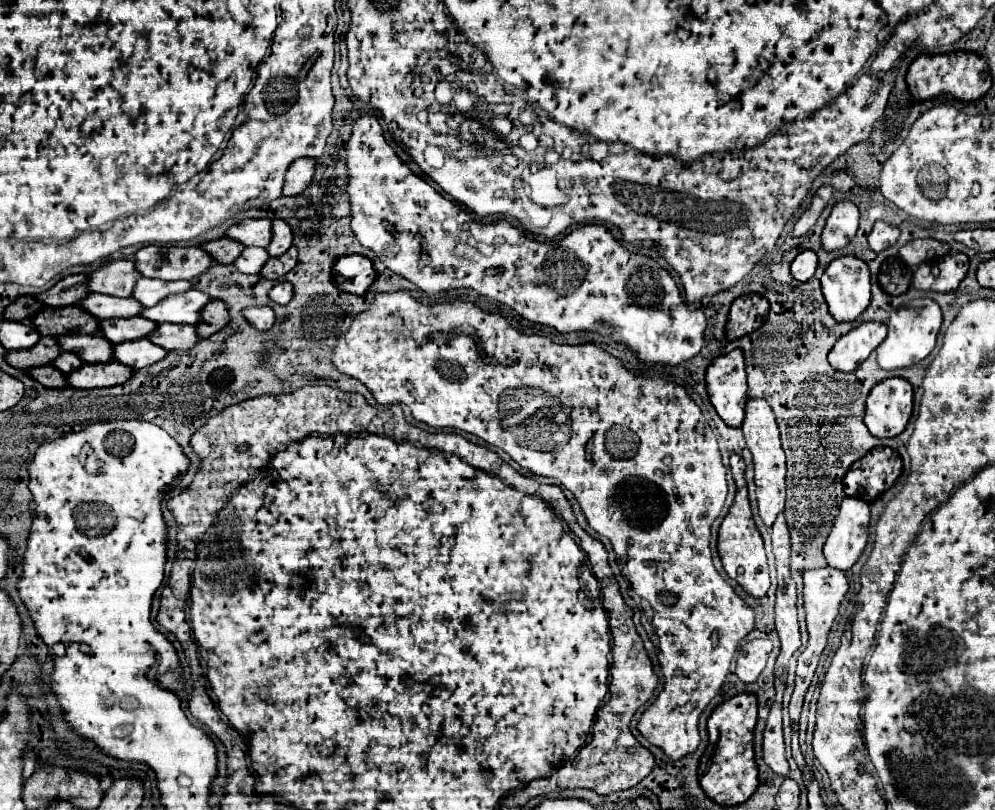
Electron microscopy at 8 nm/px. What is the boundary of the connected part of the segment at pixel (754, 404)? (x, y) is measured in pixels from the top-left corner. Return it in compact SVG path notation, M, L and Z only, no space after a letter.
M748 399L746 403L746 417L742 421L742 433L746 439L746 445L754 457L754 481L756 481L756 497L758 497L758 509L760 517L766 527L772 527L774 519L780 511L784 511L784 499L786 499L786 457L780 445L780 433L778 425L772 413L772 407L764 399Z

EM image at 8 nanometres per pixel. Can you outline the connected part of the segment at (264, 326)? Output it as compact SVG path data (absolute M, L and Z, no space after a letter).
M246 307L242 311L242 315L258 331L268 331L276 323L276 317L274 317L272 307Z

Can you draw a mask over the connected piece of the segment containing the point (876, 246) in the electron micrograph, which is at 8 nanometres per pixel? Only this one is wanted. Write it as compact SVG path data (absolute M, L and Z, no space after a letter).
M876 221L874 223L874 229L870 231L868 235L868 243L872 247L872 251L884 251L886 247L894 245L900 237L900 229L896 225L890 225L890 223L884 223L884 221Z

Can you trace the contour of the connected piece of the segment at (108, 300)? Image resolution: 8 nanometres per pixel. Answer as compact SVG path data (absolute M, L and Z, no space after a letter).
M90 293L78 303L80 309L88 311L96 319L114 319L114 317L136 317L142 311L142 305L136 303L136 299L120 299L120 297L110 297L110 295L96 295Z

